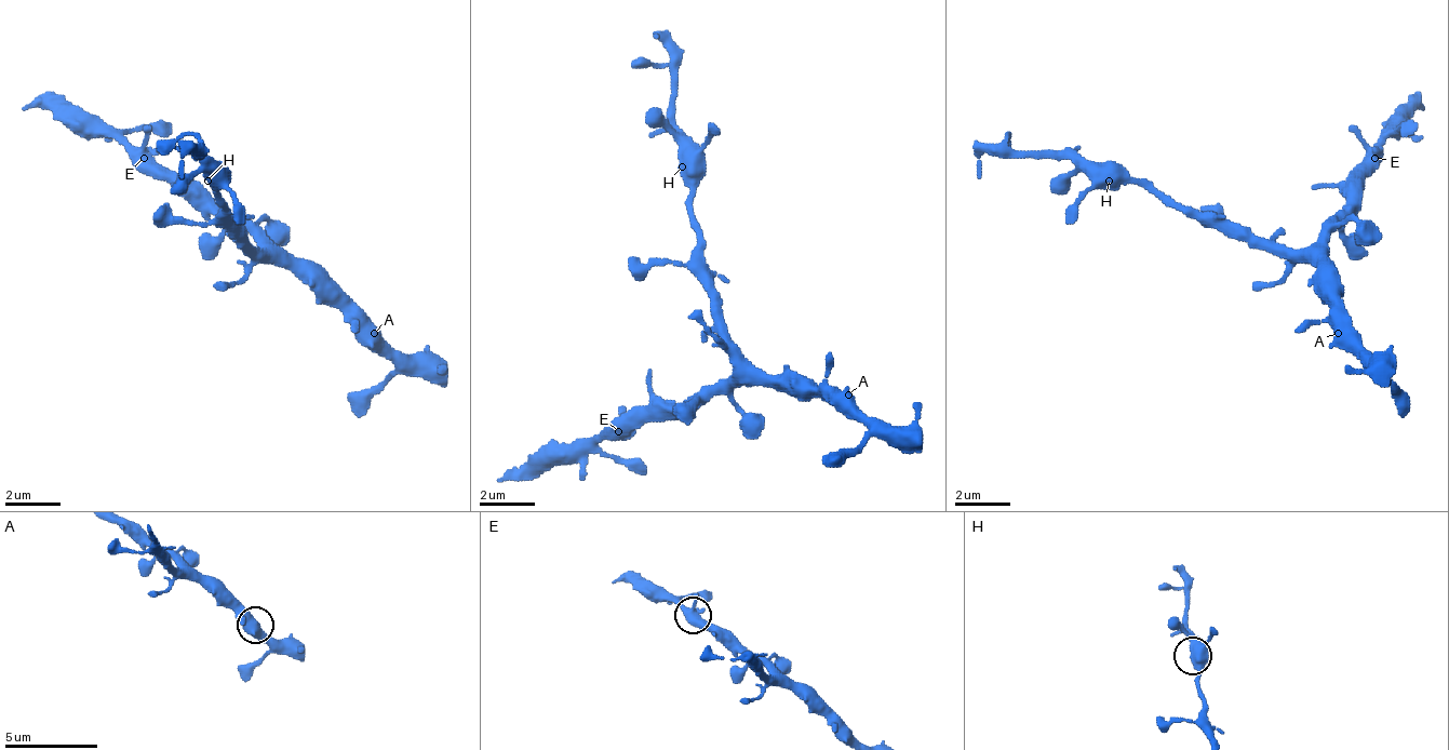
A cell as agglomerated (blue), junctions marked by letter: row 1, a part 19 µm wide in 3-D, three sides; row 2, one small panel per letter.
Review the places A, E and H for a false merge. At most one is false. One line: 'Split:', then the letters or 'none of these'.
Split: none of these

